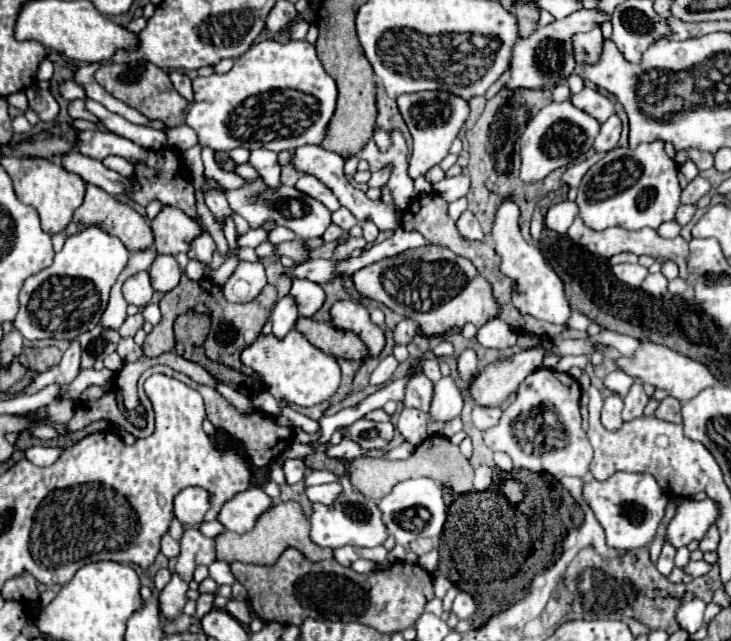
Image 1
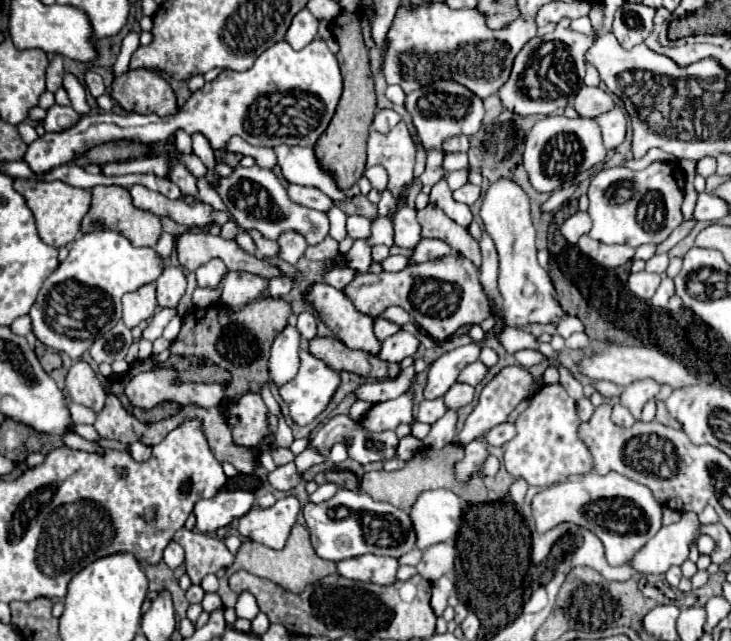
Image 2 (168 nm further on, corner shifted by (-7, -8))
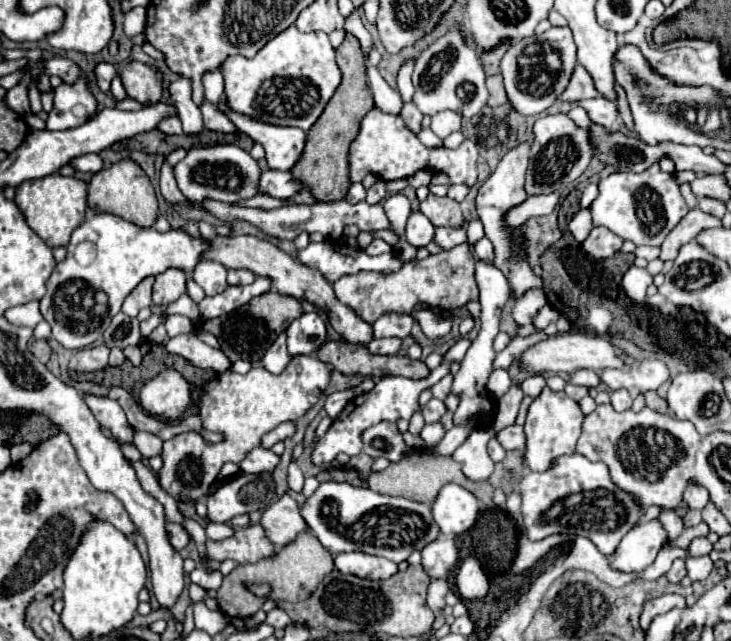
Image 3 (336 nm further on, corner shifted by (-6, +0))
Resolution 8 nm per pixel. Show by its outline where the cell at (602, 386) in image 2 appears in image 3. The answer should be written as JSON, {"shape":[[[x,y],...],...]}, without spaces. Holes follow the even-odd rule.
{"shape":[[[579,369],[579,371],[573,371],[569,381],[575,383],[575,385],[585,385],[585,387],[597,387],[597,385],[601,383],[599,375],[597,375],[595,371],[591,371],[591,369]]]}

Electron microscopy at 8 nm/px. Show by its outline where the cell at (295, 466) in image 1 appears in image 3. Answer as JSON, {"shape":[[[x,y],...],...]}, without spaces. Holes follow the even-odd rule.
{"shape":[[[255,447],[239,463],[239,469],[243,473],[263,473],[263,471],[273,471],[277,463],[279,463],[279,457],[275,453],[271,453],[265,447]]]}

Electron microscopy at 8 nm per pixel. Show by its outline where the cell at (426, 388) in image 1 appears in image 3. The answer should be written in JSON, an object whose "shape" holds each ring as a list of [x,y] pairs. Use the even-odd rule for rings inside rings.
{"shape":[[[431,399],[427,403],[427,407],[423,409],[423,417],[425,417],[425,423],[435,423],[439,421],[443,415],[445,415],[445,403],[439,401],[439,399]]]}

